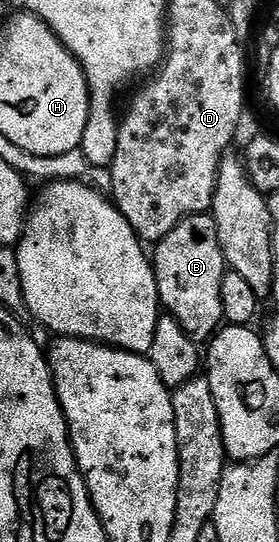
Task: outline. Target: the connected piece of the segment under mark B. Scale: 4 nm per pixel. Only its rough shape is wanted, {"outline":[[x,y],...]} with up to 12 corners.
{"outline":[[211,215],[155,245],[161,305],[203,342],[224,320]]}

